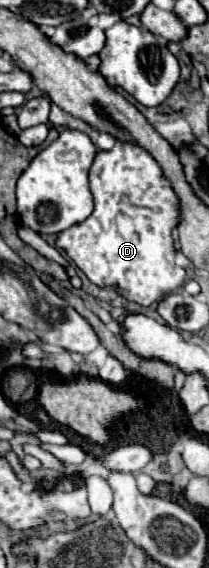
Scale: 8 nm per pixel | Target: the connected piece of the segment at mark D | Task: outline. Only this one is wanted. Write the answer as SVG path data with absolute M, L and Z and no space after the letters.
M117 142L113 150L109 150L109 152L99 152L99 154L95 156L95 162L93 162L91 172L89 172L89 184L91 184L91 192L93 192L93 198L95 198L95 210L93 210L93 214L91 214L85 222L75 224L75 226L63 230L63 232L57 236L57 248L59 248L61 252L65 252L65 256L67 256L93 284L97 284L97 286L101 286L101 288L113 288L113 290L117 290L117 294L121 294L121 296L123 296L125 300L129 300L129 302L137 302L137 304L141 304L141 306L151 306L153 302L159 302L159 300L163 300L167 294L175 292L175 290L185 282L185 276L187 276L187 272L185 272L181 266L175 264L175 254L177 254L177 252L175 252L175 248L173 248L173 234L171 234L171 230L175 228L175 222L179 220L179 210L175 210L177 198L175 198L175 192L171 190L171 186L167 186L167 182L163 182L163 174L159 174L159 166L155 166L155 160L151 158L151 154L147 154L145 150L139 150L139 146L131 146L129 142Z

